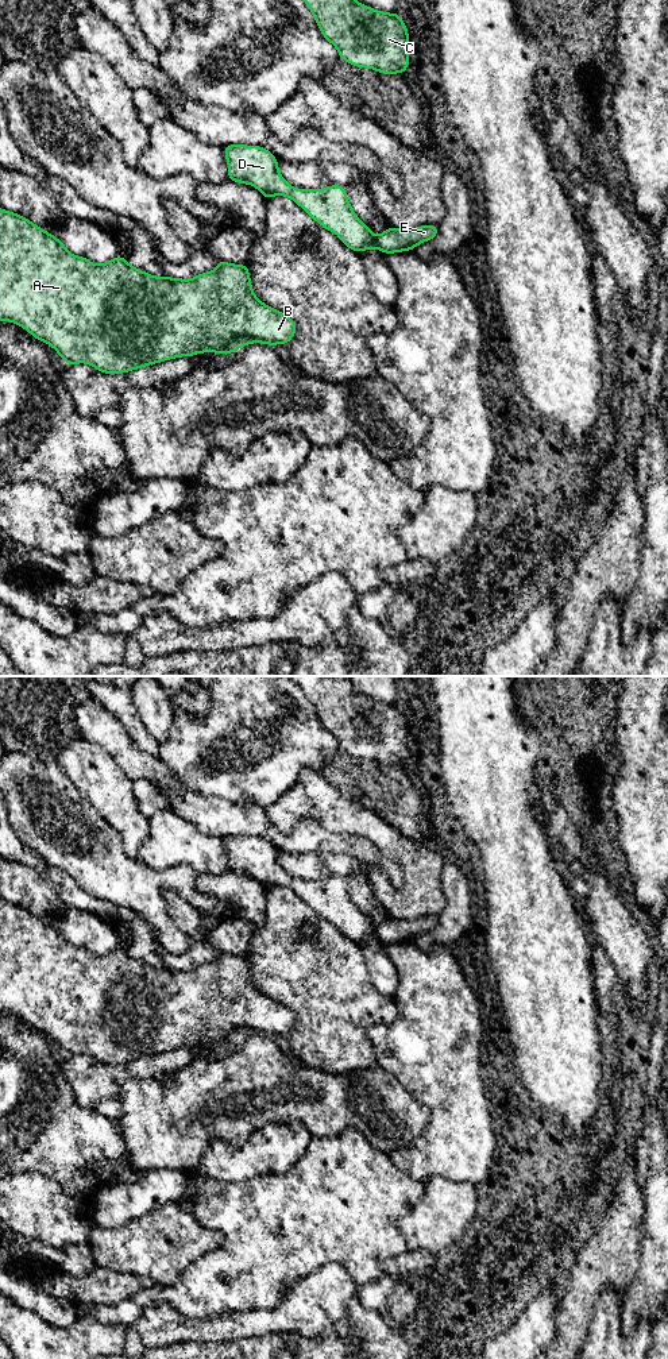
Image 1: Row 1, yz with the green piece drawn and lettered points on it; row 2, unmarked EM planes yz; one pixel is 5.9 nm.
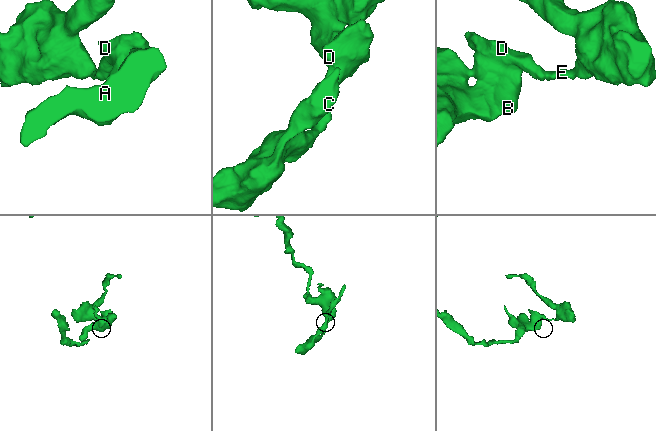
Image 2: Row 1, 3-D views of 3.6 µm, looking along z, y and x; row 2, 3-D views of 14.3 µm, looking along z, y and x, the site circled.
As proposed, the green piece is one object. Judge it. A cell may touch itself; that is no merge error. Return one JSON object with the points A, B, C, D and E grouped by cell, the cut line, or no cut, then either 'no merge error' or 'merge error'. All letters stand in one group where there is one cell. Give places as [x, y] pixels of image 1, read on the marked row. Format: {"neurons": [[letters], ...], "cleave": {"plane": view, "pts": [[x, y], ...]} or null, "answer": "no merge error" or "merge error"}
{"neurons": [["A", "B", "D"], ["C", "E"]], "cleave": {"plane": "yz", "pts": [[378, 236], [377, 246]]}, "answer": "merge error"}

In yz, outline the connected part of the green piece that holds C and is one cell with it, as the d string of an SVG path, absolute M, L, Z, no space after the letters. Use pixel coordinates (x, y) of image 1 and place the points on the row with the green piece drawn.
M356 0L304 1L341 59L382 74L402 74L409 67L408 27L398 12L377 11Z

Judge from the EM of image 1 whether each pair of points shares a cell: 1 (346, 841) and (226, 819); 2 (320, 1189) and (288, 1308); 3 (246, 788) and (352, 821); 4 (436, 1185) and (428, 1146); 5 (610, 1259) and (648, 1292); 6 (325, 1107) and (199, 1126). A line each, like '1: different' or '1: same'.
1: same
2: different
3: different
4: different
5: different
6: same

